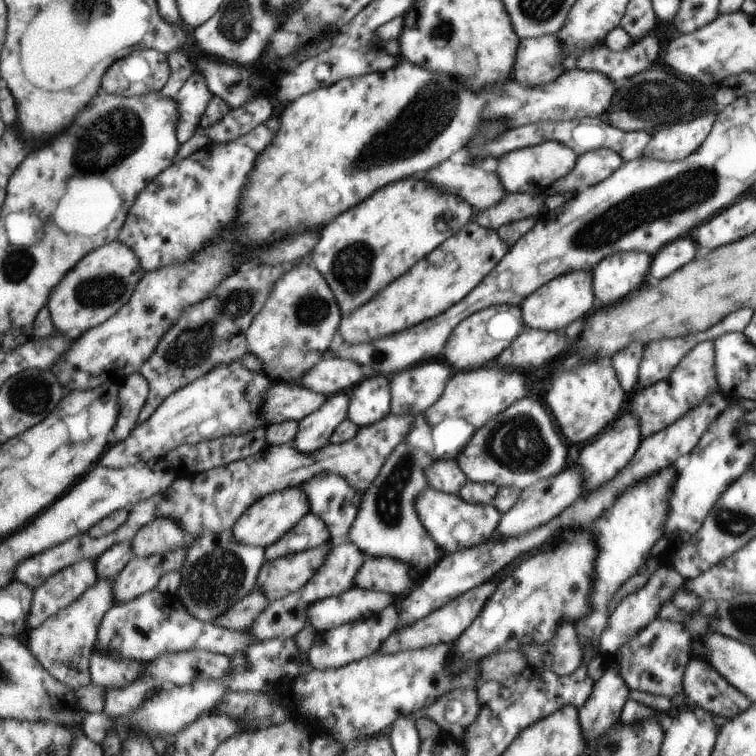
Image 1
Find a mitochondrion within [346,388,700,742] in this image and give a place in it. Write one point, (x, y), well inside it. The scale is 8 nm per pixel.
(517, 445)

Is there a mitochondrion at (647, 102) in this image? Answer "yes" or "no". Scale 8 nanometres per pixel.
yes

